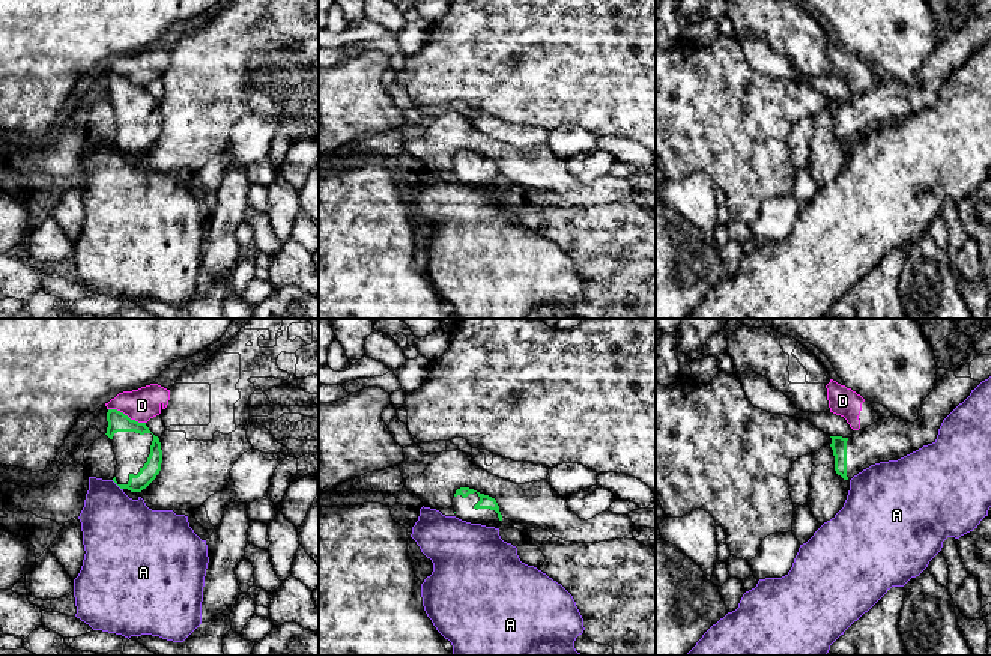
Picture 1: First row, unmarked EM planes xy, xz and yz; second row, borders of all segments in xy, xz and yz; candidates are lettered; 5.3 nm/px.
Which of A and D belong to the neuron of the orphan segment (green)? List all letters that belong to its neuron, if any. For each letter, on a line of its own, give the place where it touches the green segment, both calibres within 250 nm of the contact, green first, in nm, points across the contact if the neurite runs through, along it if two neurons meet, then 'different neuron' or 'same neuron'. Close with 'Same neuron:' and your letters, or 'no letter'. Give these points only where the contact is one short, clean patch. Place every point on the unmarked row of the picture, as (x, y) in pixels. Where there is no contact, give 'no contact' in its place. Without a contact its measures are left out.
A: xy (118, 148) | 90/380 nm | along xy (112, 143), (122, 152) | different neuron
D: xy (127, 78) | 110/170 nm | along xy (109, 71), (116, 71), (131, 82), (145, 86) | different neuron
Same neuron: no letter

